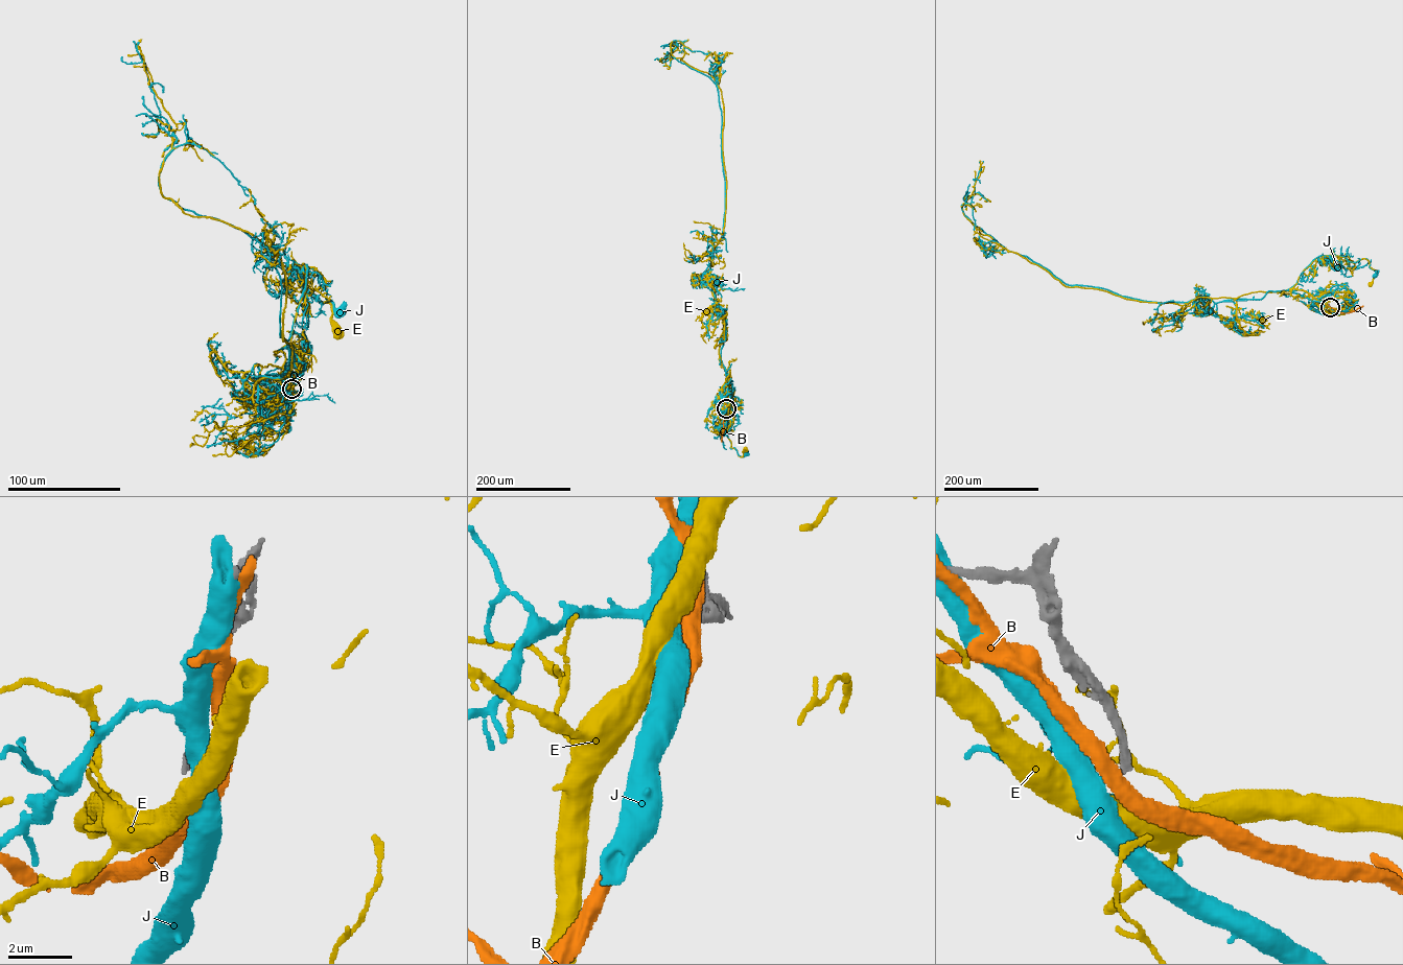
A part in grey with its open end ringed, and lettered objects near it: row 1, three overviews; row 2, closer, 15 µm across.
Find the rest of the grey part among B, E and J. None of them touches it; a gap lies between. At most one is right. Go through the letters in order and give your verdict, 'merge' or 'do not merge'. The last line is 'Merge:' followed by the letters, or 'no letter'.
B: do not merge
E: do not merge
J: do not merge
Merge: no letter

